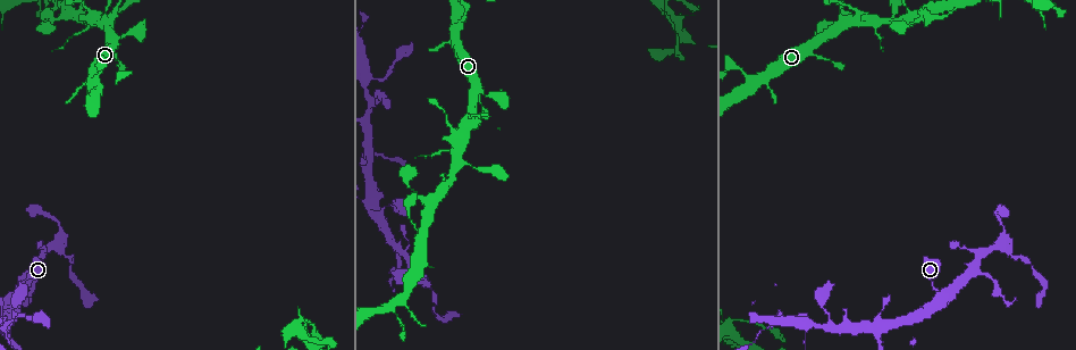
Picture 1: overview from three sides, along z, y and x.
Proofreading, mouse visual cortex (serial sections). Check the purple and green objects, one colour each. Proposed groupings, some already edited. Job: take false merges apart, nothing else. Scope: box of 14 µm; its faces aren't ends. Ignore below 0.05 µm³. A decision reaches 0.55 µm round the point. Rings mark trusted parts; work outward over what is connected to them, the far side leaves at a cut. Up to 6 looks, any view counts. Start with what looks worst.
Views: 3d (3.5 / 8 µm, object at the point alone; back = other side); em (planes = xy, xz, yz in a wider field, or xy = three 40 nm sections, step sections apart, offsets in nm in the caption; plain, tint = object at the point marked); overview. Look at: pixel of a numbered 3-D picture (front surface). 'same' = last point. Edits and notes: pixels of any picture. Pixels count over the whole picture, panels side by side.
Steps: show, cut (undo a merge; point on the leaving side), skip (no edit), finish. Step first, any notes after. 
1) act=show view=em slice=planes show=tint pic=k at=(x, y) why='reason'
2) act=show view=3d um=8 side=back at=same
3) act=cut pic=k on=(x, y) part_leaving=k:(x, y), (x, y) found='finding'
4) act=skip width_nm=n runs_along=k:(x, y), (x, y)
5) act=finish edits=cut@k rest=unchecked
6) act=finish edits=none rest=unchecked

act=show view=3d um=3.5 pic=1 at=(377, 102) why='thin neck'

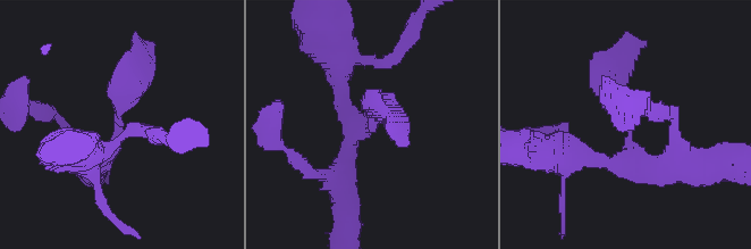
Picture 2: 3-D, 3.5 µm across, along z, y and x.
act=show view=em slice=xy step=5 show=tint pic=2 at=(630, 134) arms=3 arm_widths_nm=250,350,350 why='need the tissue'

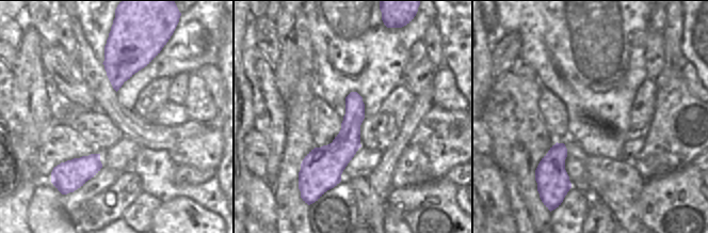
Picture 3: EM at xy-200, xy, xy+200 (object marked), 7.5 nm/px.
act=skip runs_along=2:(669, 172), (629, 158), (619, 71) found='continuous, no second cell'

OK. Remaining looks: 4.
act=show view=3d um=3.5 pic=1 at=(848, 15) why='arms run side by side'

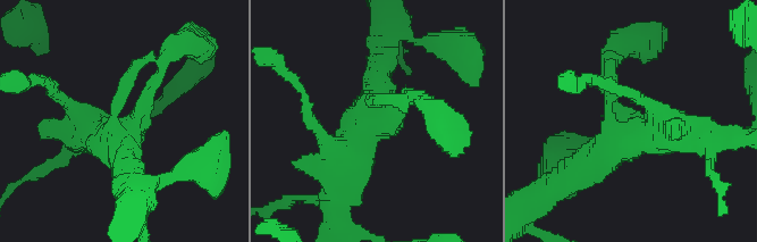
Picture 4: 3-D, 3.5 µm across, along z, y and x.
act=show view=em slice=xy step=5 show=tint pic=4 at=(135, 127) arms=4 arm_widths_nm=150,200,400,600

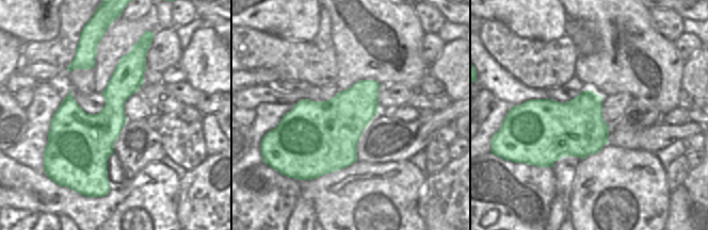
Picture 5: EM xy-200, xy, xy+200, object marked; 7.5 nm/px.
act=skip runs_along=4:(564, 182), (622, 140), (689, 130) found='continuous, no second cell'

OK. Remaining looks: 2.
act=finish edits=none rest=unchecked

